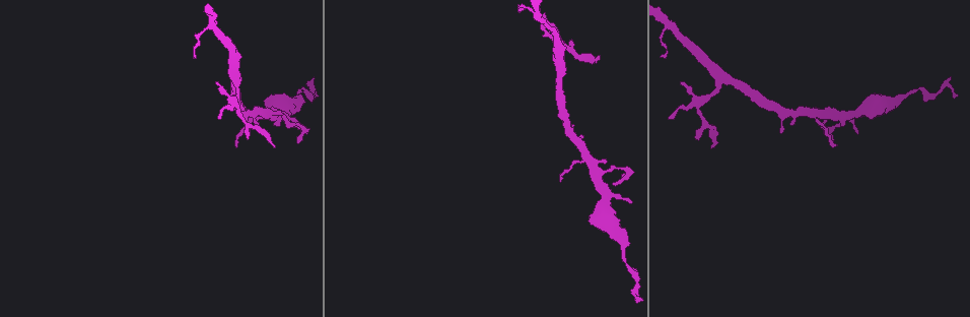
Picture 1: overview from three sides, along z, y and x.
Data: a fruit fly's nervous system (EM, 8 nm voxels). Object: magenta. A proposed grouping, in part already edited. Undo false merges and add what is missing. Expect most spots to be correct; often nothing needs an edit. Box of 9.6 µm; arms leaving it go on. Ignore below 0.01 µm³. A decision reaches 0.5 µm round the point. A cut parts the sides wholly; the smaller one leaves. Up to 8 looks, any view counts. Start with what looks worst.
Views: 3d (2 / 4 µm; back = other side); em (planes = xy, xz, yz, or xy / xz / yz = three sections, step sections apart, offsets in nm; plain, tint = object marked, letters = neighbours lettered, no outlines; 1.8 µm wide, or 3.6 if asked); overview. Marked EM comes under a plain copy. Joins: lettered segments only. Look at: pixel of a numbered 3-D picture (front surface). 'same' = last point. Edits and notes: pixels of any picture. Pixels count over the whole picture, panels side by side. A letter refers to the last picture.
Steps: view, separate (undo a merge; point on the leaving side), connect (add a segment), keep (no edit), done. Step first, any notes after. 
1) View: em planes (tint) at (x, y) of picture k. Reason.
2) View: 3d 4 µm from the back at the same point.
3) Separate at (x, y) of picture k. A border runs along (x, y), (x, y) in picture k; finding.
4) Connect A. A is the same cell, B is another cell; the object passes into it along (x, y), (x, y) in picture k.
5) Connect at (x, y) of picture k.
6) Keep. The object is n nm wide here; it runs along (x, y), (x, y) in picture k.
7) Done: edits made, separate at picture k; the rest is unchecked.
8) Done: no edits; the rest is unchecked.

View: 3d 4 µm from the back at (600, 55) of picture 1. Thin end.

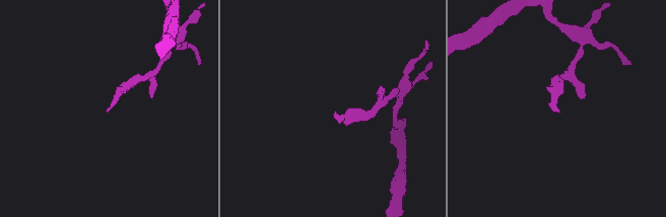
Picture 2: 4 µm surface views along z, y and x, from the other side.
View: em xy step 4 (tint) at (558, 111) of picture 2.

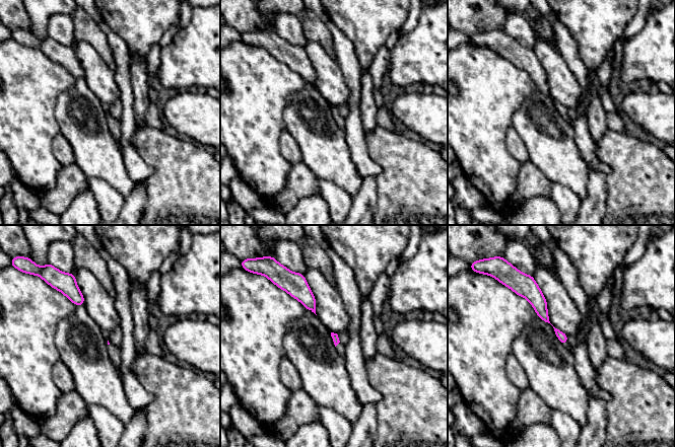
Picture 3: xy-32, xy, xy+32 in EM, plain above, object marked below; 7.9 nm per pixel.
View: em planes (letters) at the same point.

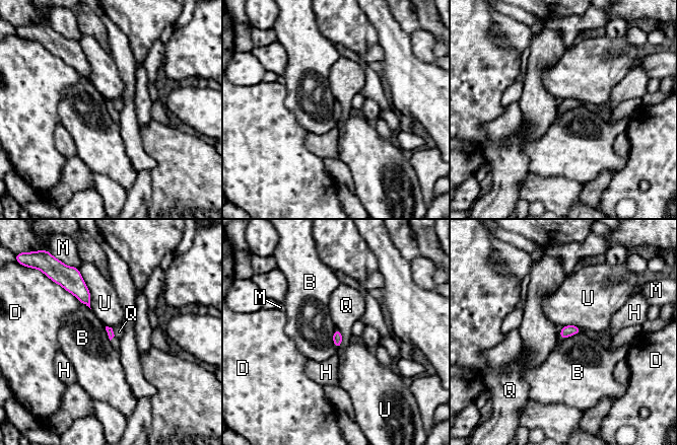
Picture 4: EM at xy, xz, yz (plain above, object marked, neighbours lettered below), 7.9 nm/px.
Keep. B, D, H, M, Q and U are other cells; a border runs along (581, 330), (564, 338), (559, 337) in picture 4; no lettered segment goes on from it.

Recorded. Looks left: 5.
View: em xz step 8 (tint) at (540, 24) of picture 1. Tapers out.

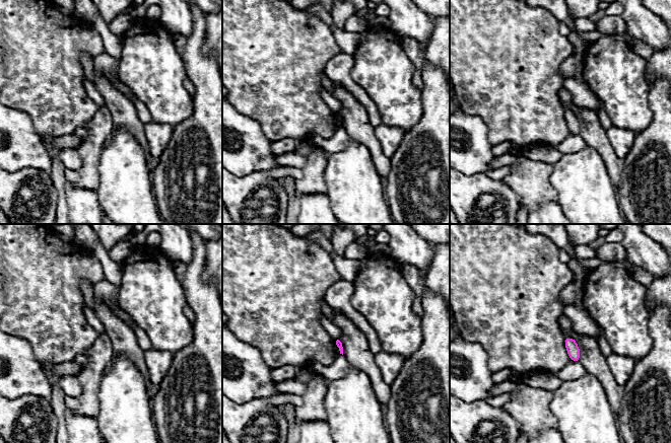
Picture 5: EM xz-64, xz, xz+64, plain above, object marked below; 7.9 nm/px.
View: em xz step 8 (letters) at the same point. See the neighbours.

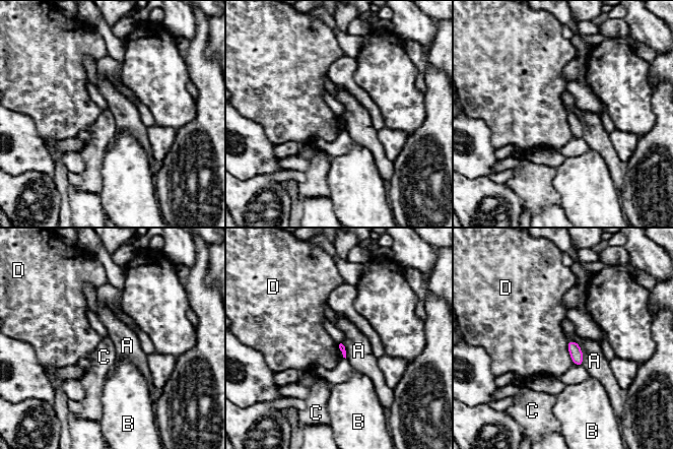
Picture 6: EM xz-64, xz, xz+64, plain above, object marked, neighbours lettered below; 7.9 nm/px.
Keep. A, B, C and D are other cells; a border runs along (579, 345), (582, 351), (583, 365) in picture 6; none of them fits.

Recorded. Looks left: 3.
View: em planes (letters) at (297, 143) of picture 1. An open end.

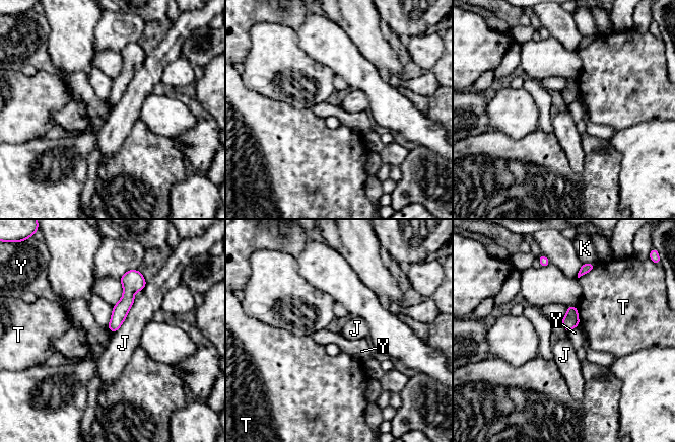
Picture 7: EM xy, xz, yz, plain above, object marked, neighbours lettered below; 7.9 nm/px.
Keep. J, K, T and Y are other cells; it runs along (133, 276), (127, 301), (113, 328) in picture 7; none of them fits.

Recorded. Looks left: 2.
Done: no edits; the rest is unchecked.

